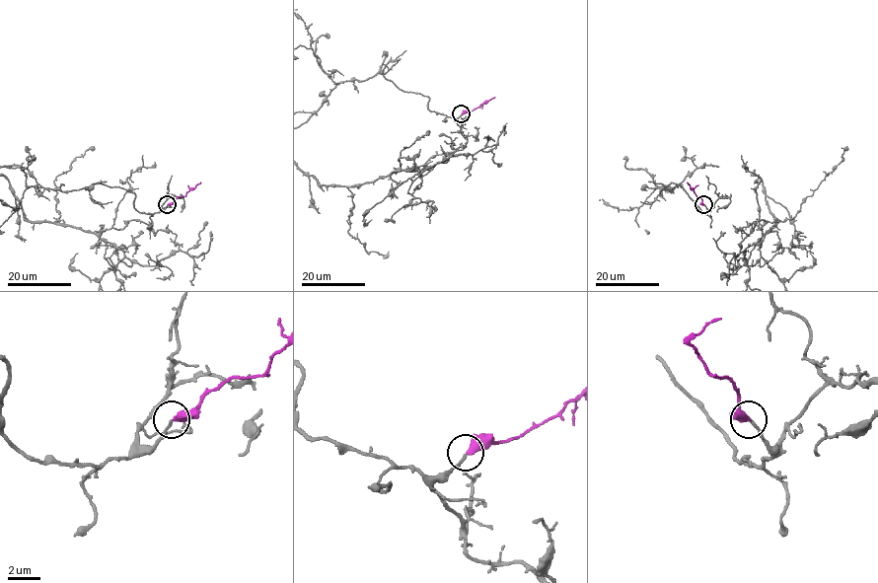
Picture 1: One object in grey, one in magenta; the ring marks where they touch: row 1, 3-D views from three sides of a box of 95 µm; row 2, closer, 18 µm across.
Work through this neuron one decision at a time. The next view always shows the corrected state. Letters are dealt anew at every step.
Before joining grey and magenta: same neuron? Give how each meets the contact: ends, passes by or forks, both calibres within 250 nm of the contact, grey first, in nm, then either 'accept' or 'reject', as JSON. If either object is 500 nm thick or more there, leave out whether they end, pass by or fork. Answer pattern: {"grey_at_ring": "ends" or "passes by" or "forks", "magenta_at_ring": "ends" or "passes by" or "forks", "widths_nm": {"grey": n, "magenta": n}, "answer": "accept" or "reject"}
{"grey_at_ring": "ends", "magenta_at_ring": "ends", "widths_nm": {"grey": 160, "magenta": 440}, "answer": "accept"}

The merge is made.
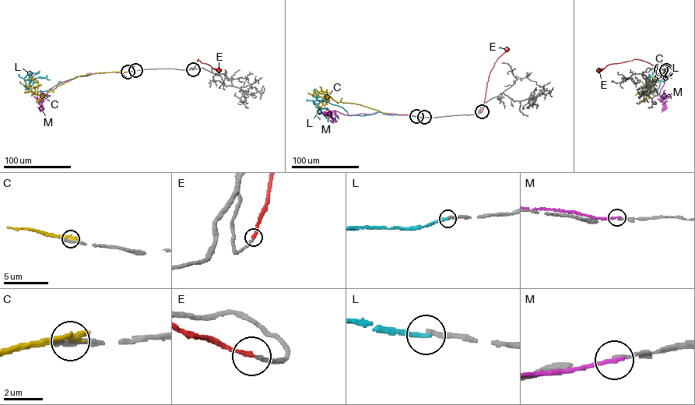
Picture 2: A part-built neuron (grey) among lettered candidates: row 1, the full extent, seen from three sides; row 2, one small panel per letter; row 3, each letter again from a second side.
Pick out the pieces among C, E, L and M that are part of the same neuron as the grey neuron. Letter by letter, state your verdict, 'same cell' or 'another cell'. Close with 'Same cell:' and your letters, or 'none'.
C: another cell
E: same cell
L: another cell
M: another cell
Same cell: E

